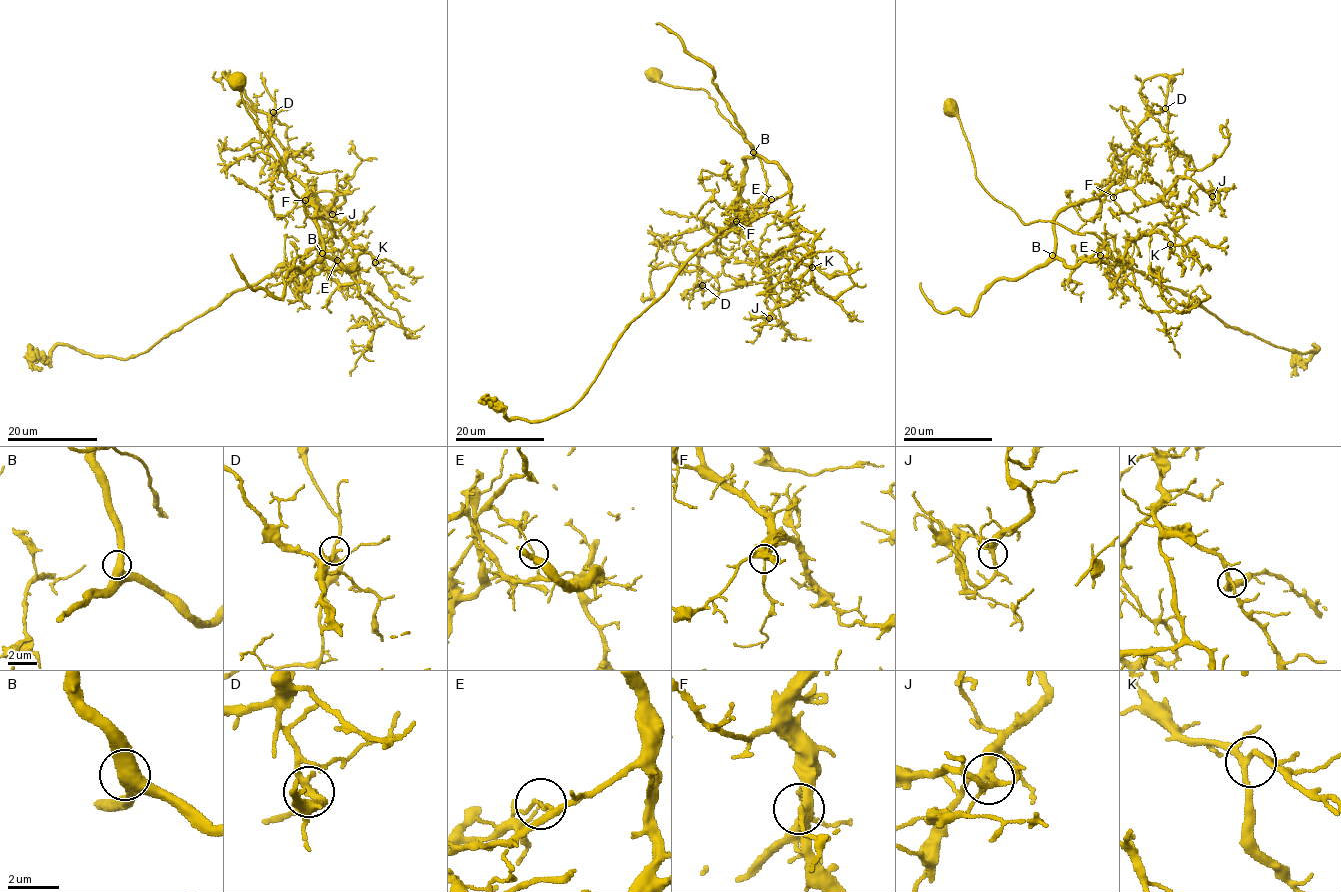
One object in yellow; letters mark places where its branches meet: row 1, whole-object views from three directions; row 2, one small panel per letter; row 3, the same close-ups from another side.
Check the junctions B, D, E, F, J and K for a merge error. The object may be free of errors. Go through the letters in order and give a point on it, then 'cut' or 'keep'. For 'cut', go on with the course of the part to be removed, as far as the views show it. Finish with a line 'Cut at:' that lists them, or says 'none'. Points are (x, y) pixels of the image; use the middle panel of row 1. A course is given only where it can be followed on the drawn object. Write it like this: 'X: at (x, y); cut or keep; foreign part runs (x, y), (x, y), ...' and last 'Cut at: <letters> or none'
B: at (753, 152); keep
D: at (702, 285); keep
E: at (771, 199); cut; foreign part runs (771, 198), (686, 262), (573, 406), (527, 421), (487, 398), (497, 398)
F: at (736, 221); keep
J: at (769, 318); keep
K: at (812, 267); keep
Cut at: E

